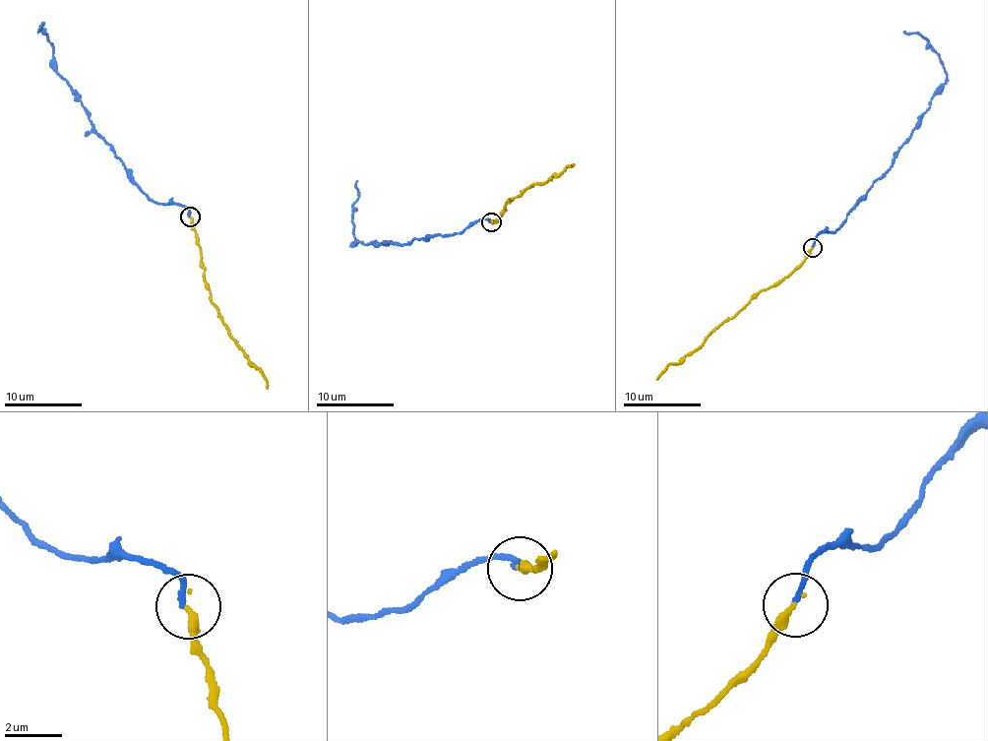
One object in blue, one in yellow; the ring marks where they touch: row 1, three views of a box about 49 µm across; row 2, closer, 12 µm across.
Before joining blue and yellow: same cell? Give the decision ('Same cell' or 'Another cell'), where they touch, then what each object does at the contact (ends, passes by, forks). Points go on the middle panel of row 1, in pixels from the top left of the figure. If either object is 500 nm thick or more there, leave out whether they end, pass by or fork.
Another cell. Place: (491, 221). At the ring blue ends. At the ring yellow ends

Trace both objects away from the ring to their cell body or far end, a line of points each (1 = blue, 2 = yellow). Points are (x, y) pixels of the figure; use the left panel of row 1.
1: (189, 216), (182, 205), (149, 200), (133, 183), (70, 85), (58, 74), (42, 24), (37, 31)
2: (191, 216), (210, 297), (239, 346), (259, 371), (267, 389)

